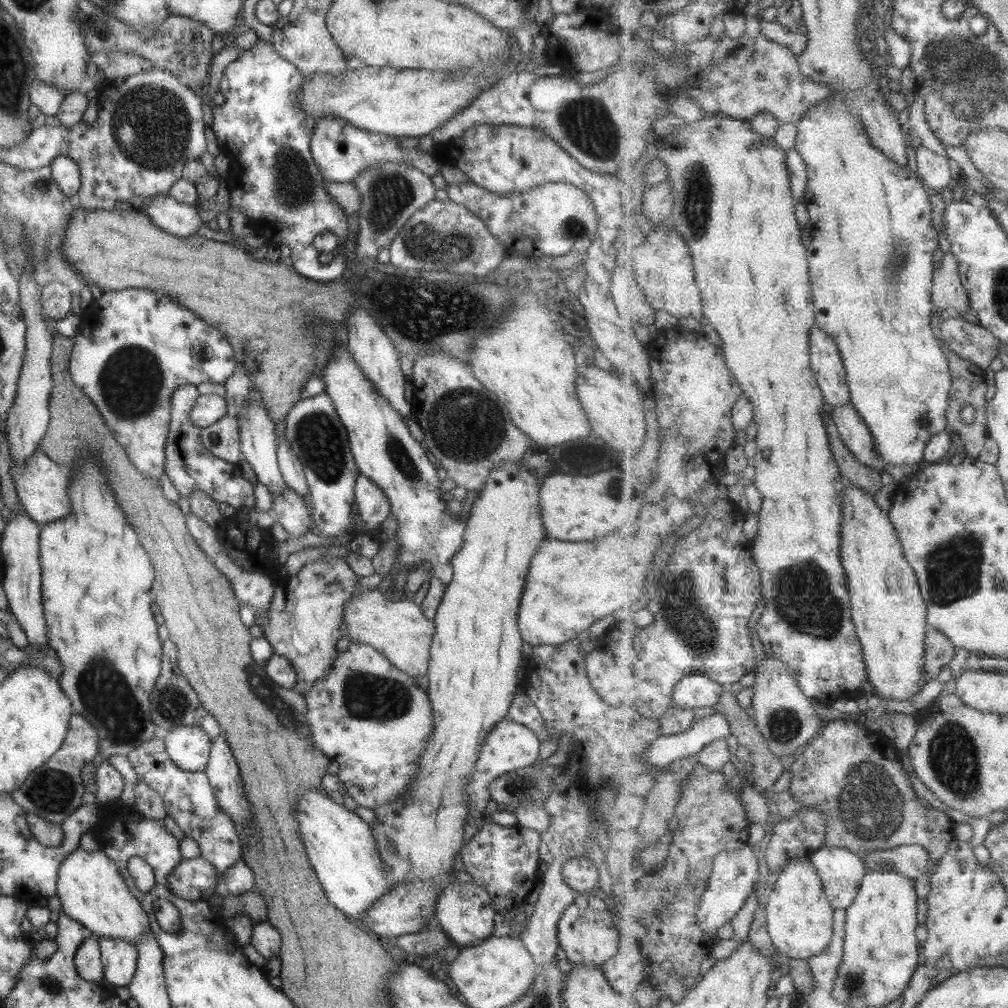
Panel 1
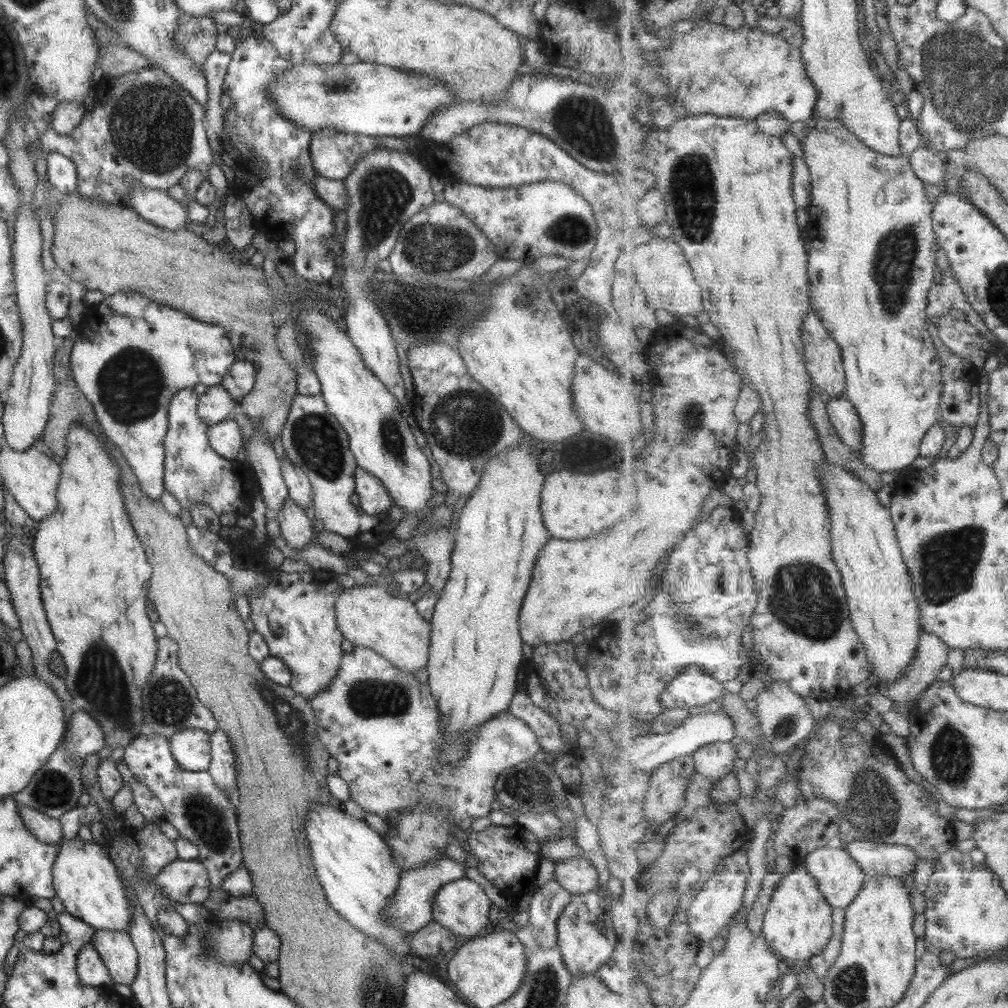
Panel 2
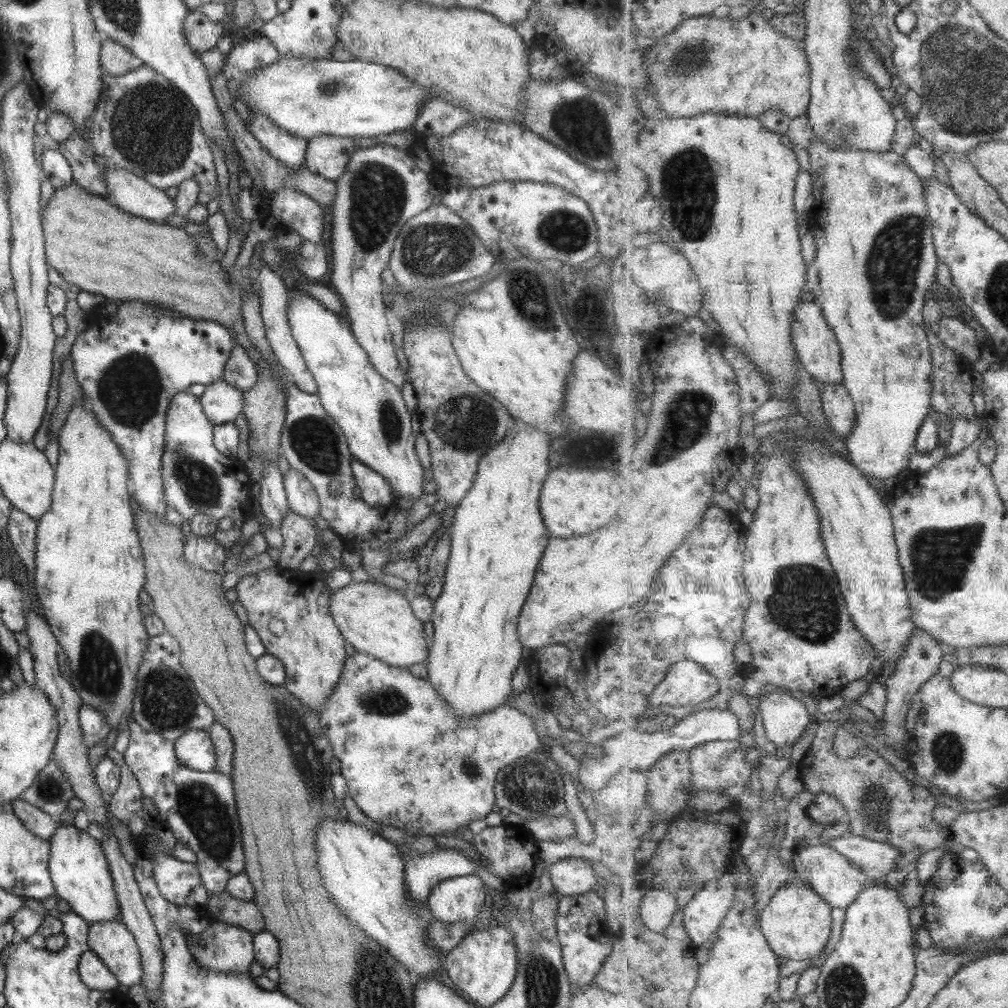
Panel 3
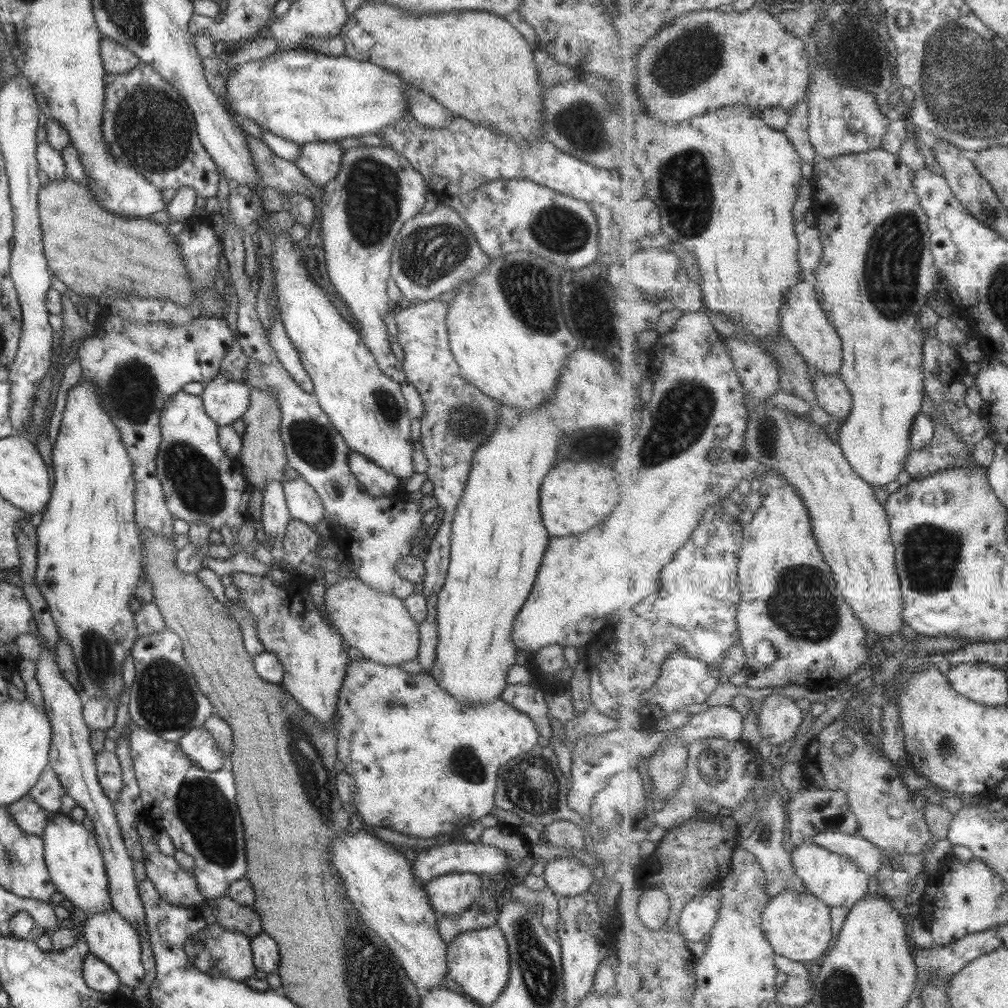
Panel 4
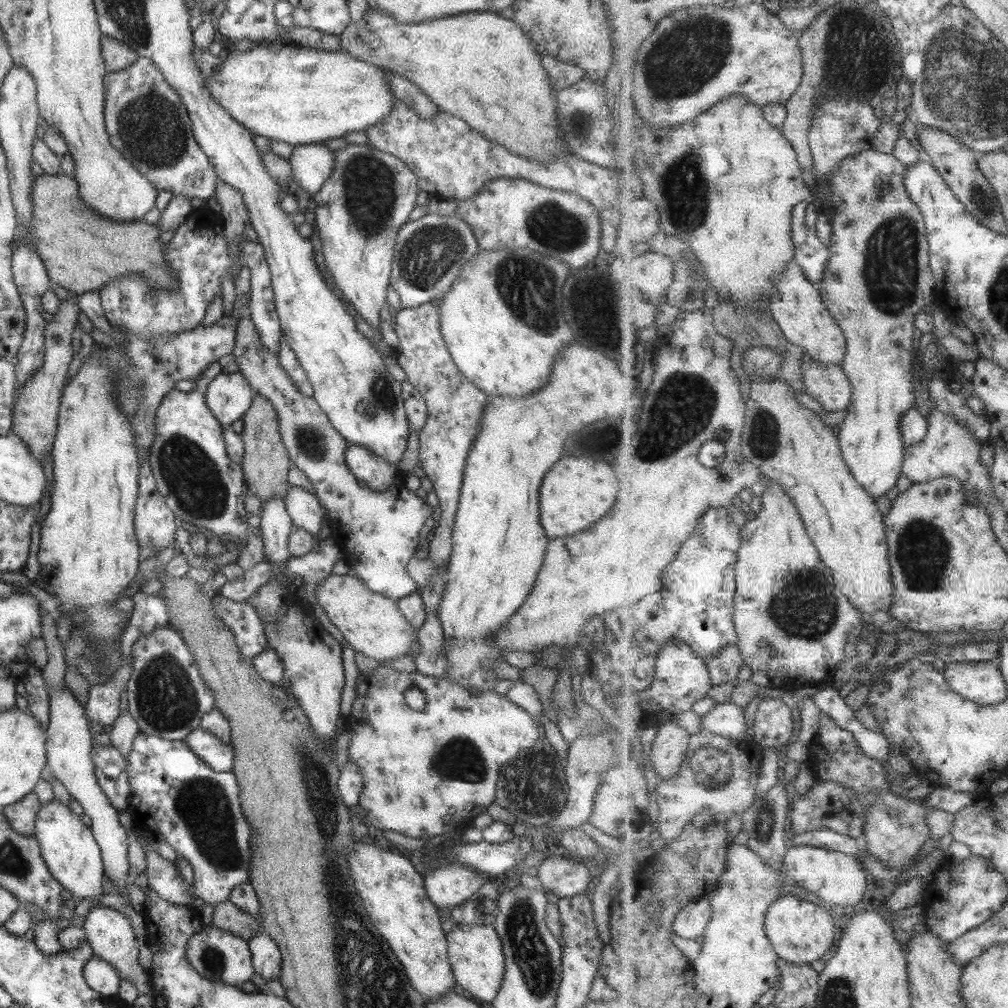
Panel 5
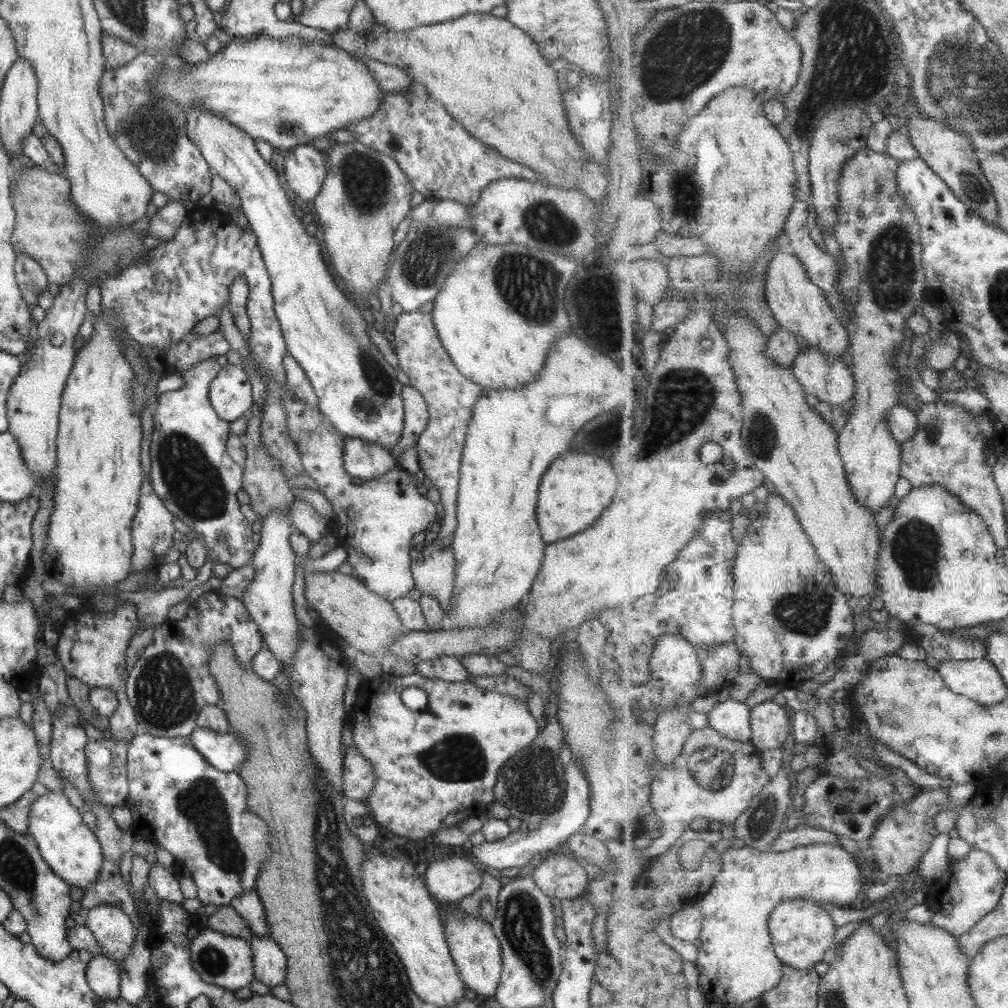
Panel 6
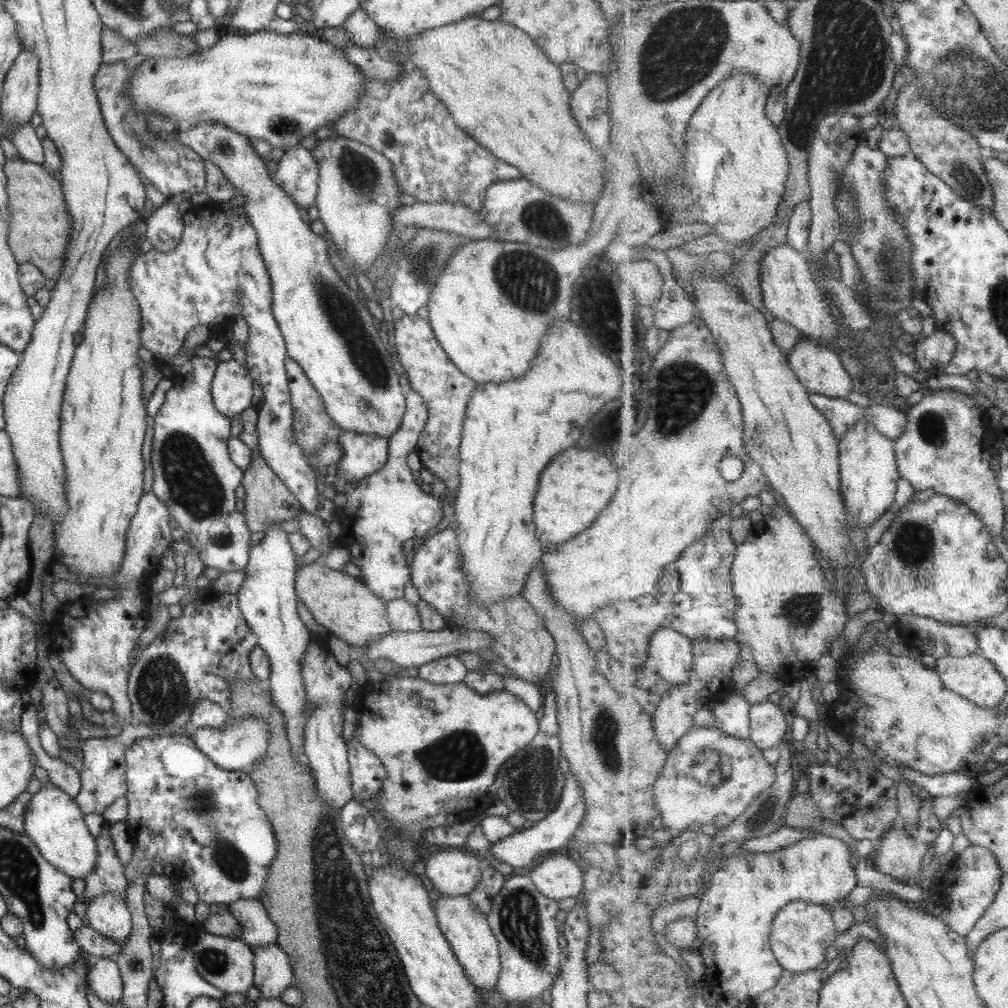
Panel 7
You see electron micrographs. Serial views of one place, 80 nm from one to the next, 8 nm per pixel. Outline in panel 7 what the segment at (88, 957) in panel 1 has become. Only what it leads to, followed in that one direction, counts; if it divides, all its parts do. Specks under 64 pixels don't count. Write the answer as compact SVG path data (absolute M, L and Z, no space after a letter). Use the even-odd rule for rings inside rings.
M94 958L87 971L87 984L99 1000L107 1004L121 1003L122 980L114 958Z

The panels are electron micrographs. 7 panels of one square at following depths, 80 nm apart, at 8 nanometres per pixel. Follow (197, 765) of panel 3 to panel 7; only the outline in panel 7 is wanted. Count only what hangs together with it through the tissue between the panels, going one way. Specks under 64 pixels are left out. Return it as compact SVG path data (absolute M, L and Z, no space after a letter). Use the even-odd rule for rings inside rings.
M245 717L237 721L229 719L215 729L193 728L189 738L219 768L228 771L243 771L244 773L251 771L253 765L264 757L268 745L266 723L255 717Z

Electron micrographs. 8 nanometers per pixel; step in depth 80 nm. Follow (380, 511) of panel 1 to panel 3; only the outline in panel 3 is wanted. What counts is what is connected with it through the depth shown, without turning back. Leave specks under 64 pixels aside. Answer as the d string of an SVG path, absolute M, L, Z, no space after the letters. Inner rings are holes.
M353 458L350 462L354 481L361 492L360 497L365 504L372 507L385 507L395 501L389 481L385 477Z

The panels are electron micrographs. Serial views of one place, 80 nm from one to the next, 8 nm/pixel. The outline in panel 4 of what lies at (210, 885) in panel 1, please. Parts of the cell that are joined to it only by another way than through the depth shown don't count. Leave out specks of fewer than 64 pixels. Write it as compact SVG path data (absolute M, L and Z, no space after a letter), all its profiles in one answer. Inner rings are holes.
M138 820L135 831L142 846L146 878L152 882L157 894L175 906L198 908L204 904L191 871L183 870L173 857L163 855L157 848L154 828Z

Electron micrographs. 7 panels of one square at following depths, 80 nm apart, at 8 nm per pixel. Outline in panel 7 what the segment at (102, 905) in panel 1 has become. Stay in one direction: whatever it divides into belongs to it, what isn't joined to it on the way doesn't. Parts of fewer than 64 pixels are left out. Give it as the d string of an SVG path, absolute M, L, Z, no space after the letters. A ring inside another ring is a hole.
M47 781L36 790L26 804L23 833L38 848L41 856L68 877L83 878L96 861L96 839L87 831L74 798Z

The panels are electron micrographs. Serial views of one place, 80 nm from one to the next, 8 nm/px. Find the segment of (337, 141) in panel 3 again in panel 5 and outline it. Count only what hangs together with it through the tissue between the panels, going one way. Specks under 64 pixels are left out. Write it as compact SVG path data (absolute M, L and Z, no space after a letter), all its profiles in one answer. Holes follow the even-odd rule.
M323 143L292 147L287 161L294 182L293 187L303 189L310 196L315 195L332 169L332 152Z

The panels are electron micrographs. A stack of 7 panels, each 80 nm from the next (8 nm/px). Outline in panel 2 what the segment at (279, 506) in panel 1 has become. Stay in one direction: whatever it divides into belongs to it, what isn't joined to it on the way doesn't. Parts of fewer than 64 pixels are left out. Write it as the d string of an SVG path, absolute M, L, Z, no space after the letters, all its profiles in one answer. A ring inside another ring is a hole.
M286 497L283 506L276 515L280 535L291 550L299 553L313 543L315 531L304 510L299 508L291 498Z

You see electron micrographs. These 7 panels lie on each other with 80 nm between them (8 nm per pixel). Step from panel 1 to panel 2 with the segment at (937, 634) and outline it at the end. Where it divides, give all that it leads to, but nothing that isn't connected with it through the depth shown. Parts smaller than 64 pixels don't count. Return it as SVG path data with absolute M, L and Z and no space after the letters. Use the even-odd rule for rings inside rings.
M923 631L919 639L919 648L917 648L917 656L910 662L907 674L895 682L892 687L888 688L888 696L894 703L894 710L908 714L911 702L918 700L920 692L925 692L928 687L939 679L939 674L943 670L943 666L947 664L947 656L949 656L950 646L936 634Z

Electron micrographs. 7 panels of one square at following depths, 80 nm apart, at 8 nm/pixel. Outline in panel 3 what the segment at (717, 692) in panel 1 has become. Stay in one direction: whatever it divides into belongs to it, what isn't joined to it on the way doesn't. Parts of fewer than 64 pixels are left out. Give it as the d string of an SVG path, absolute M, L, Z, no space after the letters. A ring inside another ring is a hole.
M683 659L671 666L665 682L661 682L649 697L658 711L664 705L700 706L723 687L724 682L711 675L702 664Z

